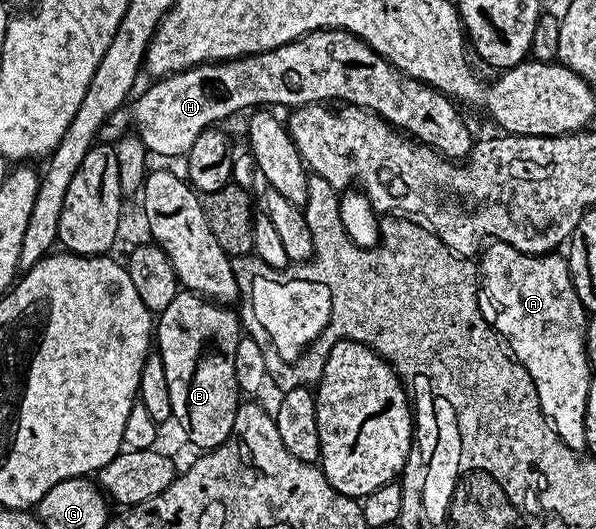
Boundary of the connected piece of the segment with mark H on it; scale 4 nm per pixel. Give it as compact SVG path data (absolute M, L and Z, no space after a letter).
M319 29L317 32L307 33L303 38L299 38L296 41L291 41L288 44L282 45L279 48L270 49L267 52L252 53L249 56L241 58L231 58L225 62L207 62L203 65L195 65L193 68L183 69L179 73L167 74L167 76L158 78L155 82L152 82L139 97L138 95L134 98L134 101L130 104L130 107L124 107L118 109L117 111L110 113L106 117L106 120L103 122L99 128L97 134L98 140L102 144L112 144L113 142L120 142L127 134L126 131L132 121L137 135L136 138L140 141L140 144L146 146L150 154L155 154L161 157L183 157L186 156L186 153L193 147L193 142L197 139L197 136L201 131L210 128L212 125L221 123L219 121L243 110L246 111L258 108L258 107L276 107L275 105L281 105L285 109L299 108L302 105L312 105L320 103L329 103L331 99L339 99L341 103L355 105L359 108L370 109L371 112L378 114L379 117L383 117L386 121L390 122L391 125L394 125L396 129L405 132L408 136L411 136L414 140L422 142L424 145L431 146L435 152L442 153L442 155L447 160L464 160L466 156L470 153L472 146L475 142L474 135L471 135L471 131L468 125L465 123L462 115L459 113L459 108L454 100L450 97L445 96L441 92L437 92L436 89L429 88L427 84L421 83L419 80L413 79L411 76L403 75L399 69L393 67L388 63L383 56L379 53L373 51L372 48L368 47L367 44L359 37L353 35L351 32L346 32L343 29Z

